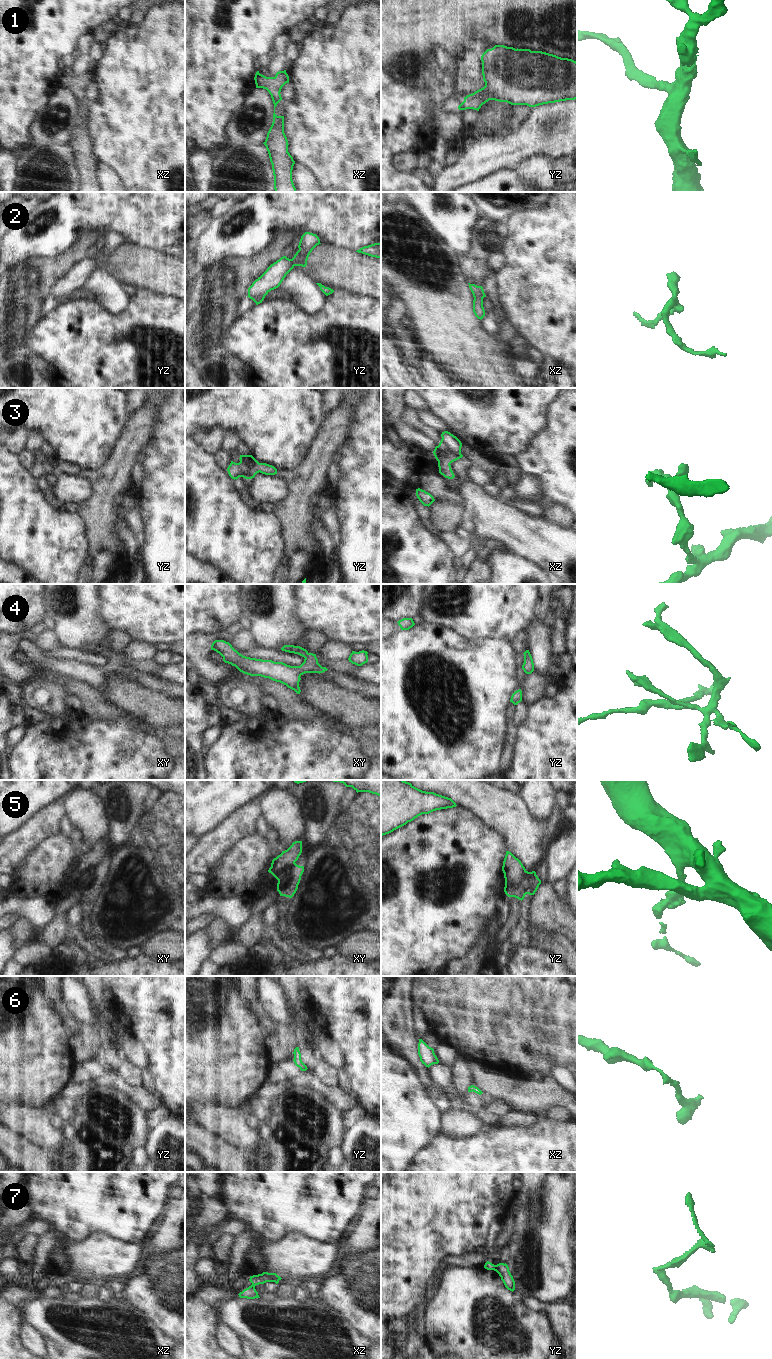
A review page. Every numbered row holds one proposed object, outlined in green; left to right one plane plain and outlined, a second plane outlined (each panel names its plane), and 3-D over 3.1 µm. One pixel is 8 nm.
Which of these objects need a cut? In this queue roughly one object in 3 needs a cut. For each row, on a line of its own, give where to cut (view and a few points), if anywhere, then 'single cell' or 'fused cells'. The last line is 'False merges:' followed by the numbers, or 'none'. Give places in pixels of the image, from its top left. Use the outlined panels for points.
1: cut none; single cell
2: cut none; single cell
3: cut none; single cell
4: cut none; single cell
5: cut none; single cell
6: cut none; single cell
7: cut yz (493, 1265), (495, 1270); fused cells
False merges: 7

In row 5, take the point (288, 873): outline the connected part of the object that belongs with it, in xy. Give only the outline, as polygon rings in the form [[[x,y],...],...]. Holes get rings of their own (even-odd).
[[[295,841],[285,851],[272,860],[268,872],[277,880],[277,891],[280,896],[292,898],[298,889],[304,866],[295,862],[302,853],[302,841]]]

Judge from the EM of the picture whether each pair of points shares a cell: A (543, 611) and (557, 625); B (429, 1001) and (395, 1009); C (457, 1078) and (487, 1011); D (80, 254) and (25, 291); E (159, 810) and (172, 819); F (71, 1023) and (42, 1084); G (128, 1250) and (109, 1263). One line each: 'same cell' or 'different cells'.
A: different cells
B: different cells
C: different cells
D: same cell
E: same cell
F: different cells
G: same cell

